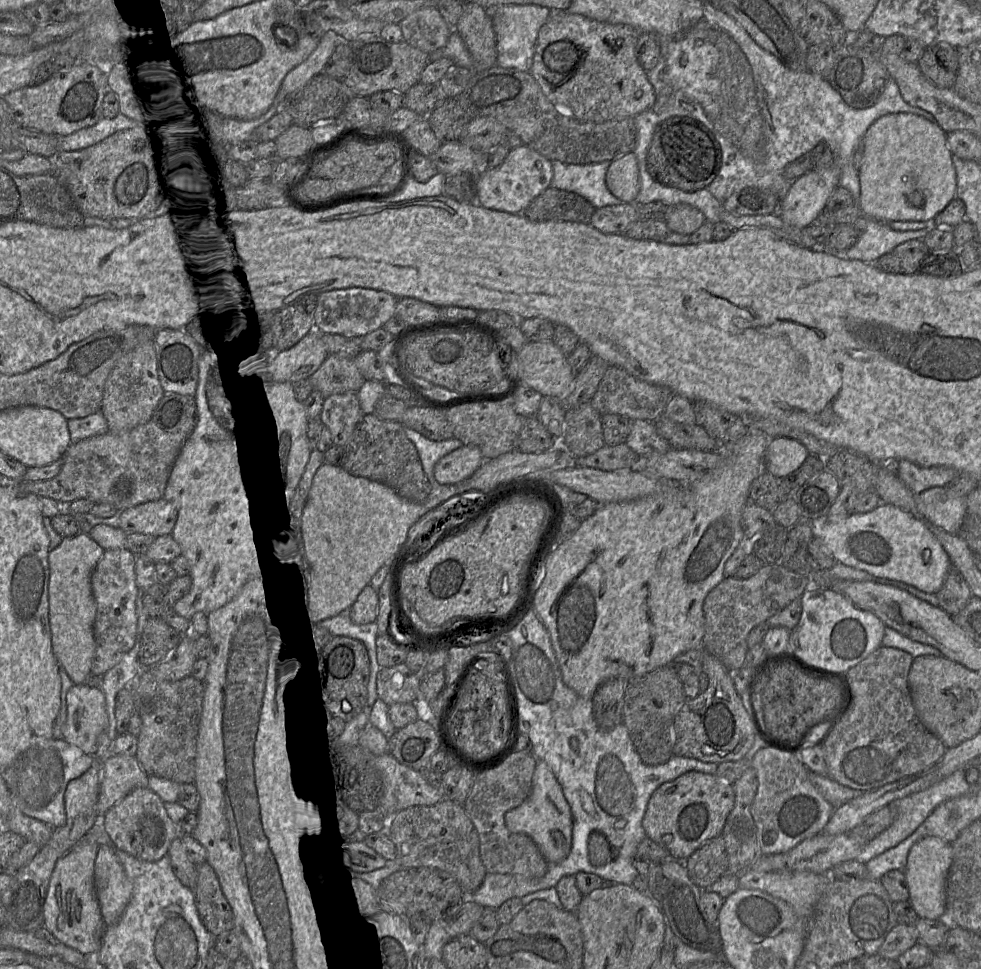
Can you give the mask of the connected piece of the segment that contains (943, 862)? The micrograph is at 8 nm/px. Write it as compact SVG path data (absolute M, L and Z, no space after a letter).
M928 836L911 847L904 873L909 886L909 900L919 918L939 919L946 911L946 878L952 863L951 843Z

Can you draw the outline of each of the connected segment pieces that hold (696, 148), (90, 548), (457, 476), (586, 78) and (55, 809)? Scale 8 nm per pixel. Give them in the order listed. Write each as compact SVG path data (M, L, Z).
M674 116L657 125L646 156L646 168L662 185L694 192L714 180L721 165L721 148L703 123L686 116Z
M79 533L74 537L63 538L61 543L48 553L49 564L49 625L53 654L72 682L77 685L86 684L92 676L91 666L96 650L94 639L94 620L96 616L96 603L92 595L91 575L103 557L105 550L89 535Z
M463 445L437 461L434 477L440 484L455 484L472 476L483 463L478 446Z
M551 10L547 21L539 30L529 72L548 100L580 121L603 123L635 117L650 109L656 98L647 72L636 57L640 34L628 25L600 22L565 10Z
M52 738L22 752L2 770L2 776L13 803L24 814L57 828L66 822L64 796L69 782L82 776L92 766L93 756L64 739Z

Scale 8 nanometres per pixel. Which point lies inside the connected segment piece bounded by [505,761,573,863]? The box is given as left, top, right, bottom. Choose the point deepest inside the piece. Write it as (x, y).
(545, 816)

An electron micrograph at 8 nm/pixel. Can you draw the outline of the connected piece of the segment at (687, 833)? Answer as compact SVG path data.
M688 771L651 794L642 826L649 839L665 847L673 858L685 861L706 841L721 834L734 802L733 782L716 774Z

